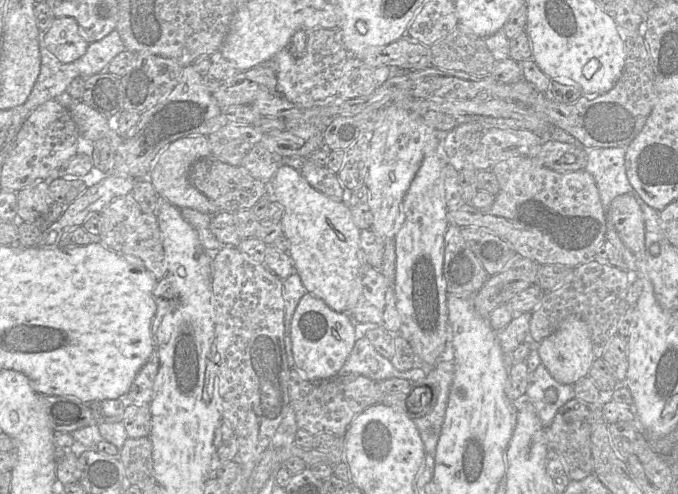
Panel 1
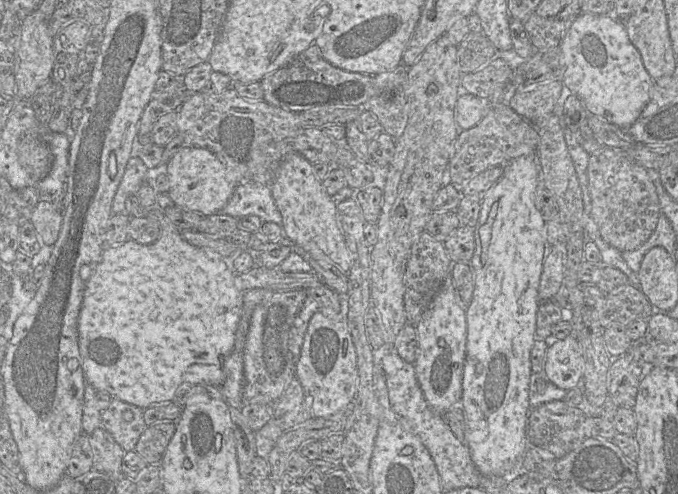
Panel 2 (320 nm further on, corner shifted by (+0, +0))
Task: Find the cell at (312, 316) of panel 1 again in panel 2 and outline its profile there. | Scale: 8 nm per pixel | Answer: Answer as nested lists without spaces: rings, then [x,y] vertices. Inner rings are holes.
[[[318,310],[310,319],[295,375],[309,400],[312,418],[329,417],[352,403],[358,384],[357,354],[345,321],[334,321]]]

